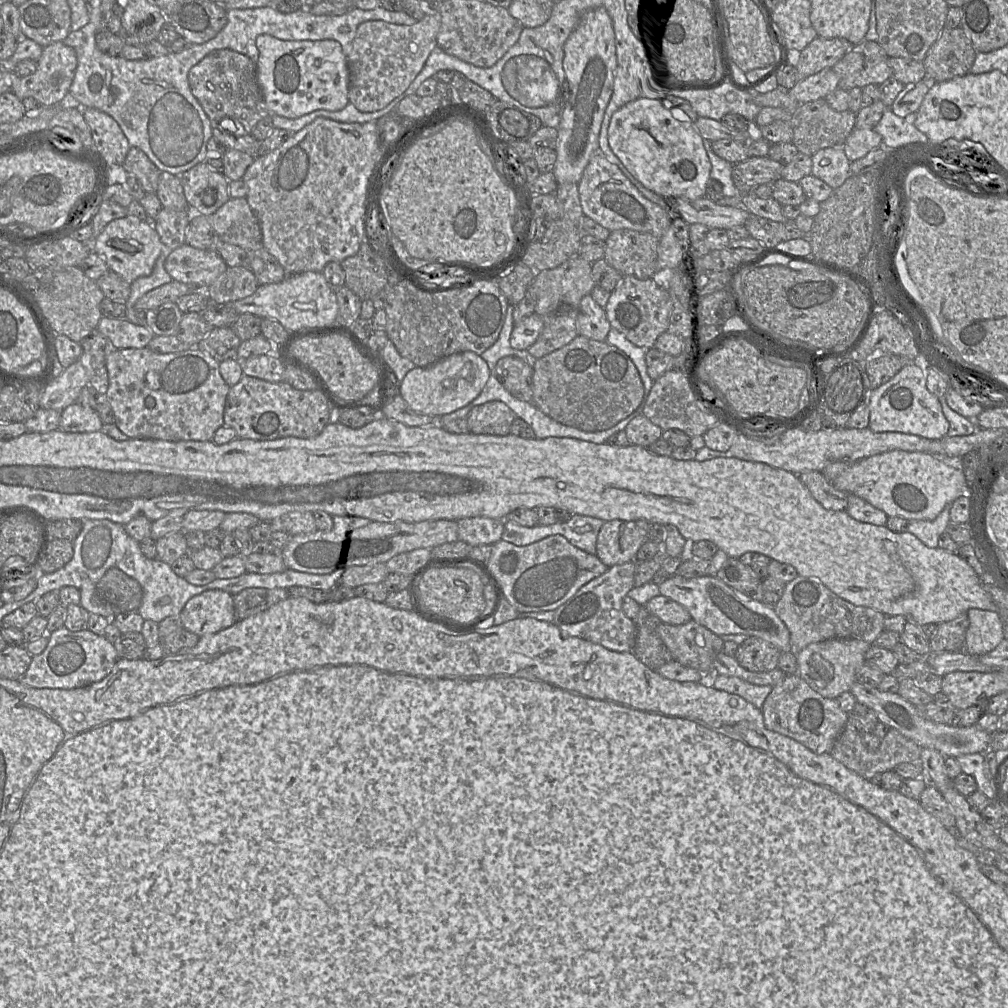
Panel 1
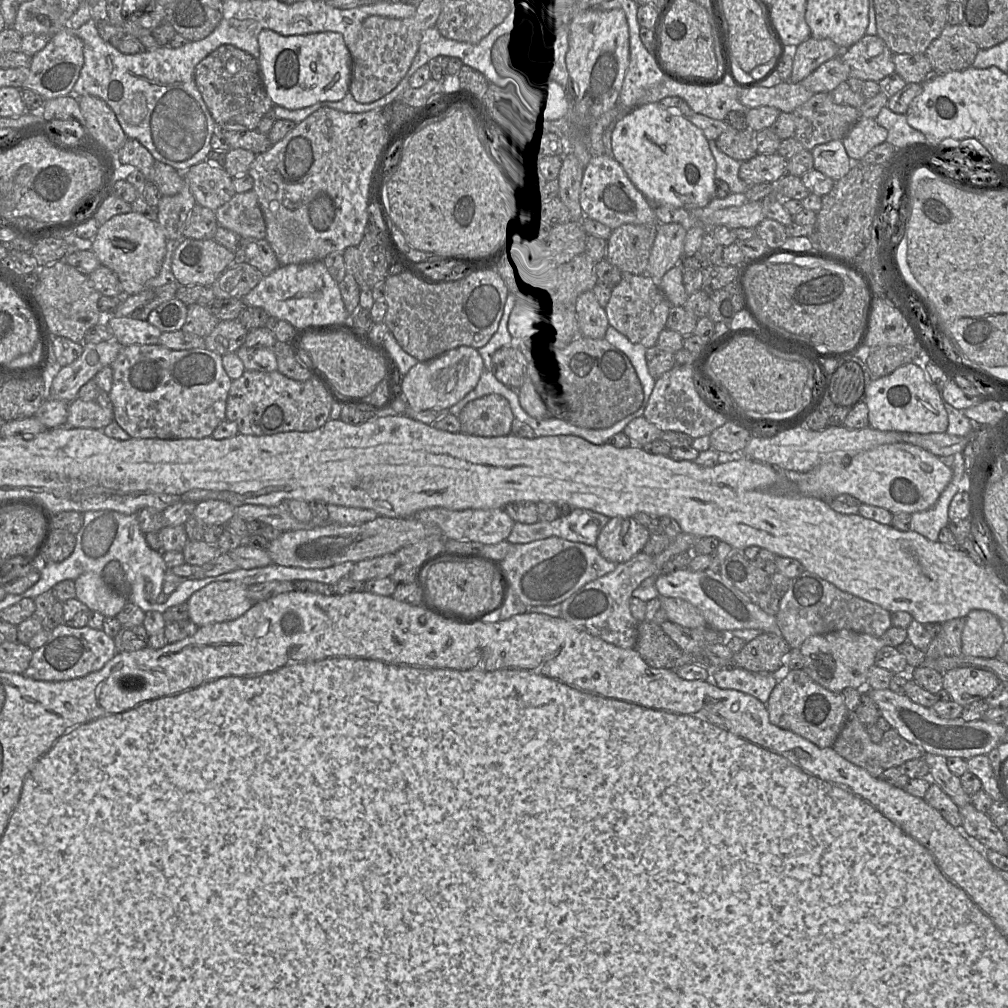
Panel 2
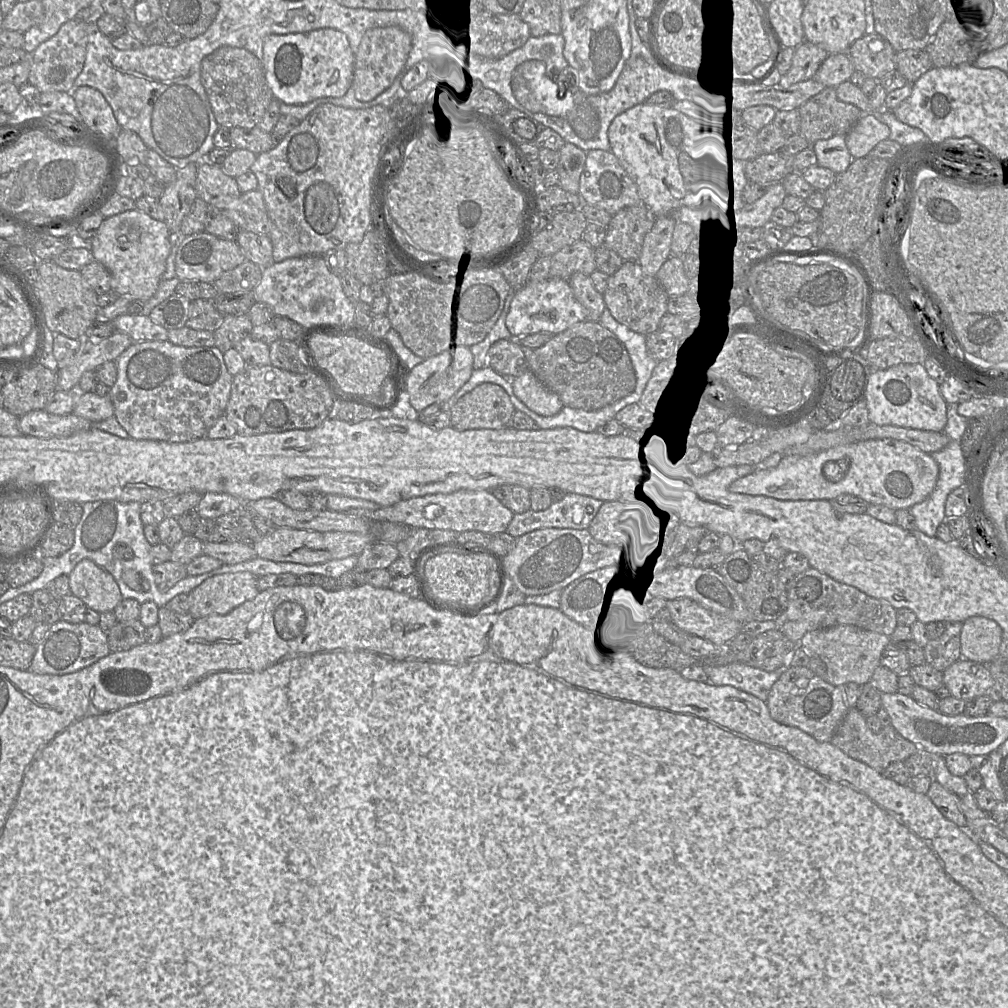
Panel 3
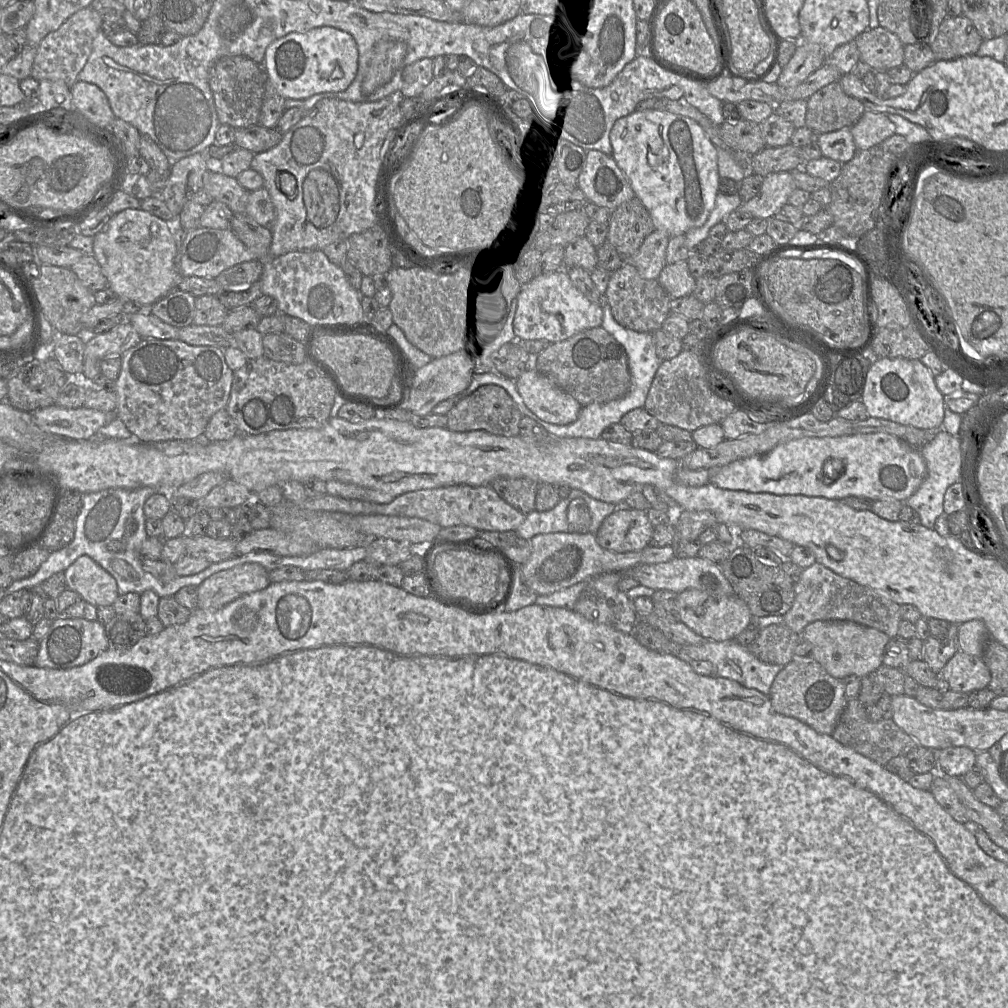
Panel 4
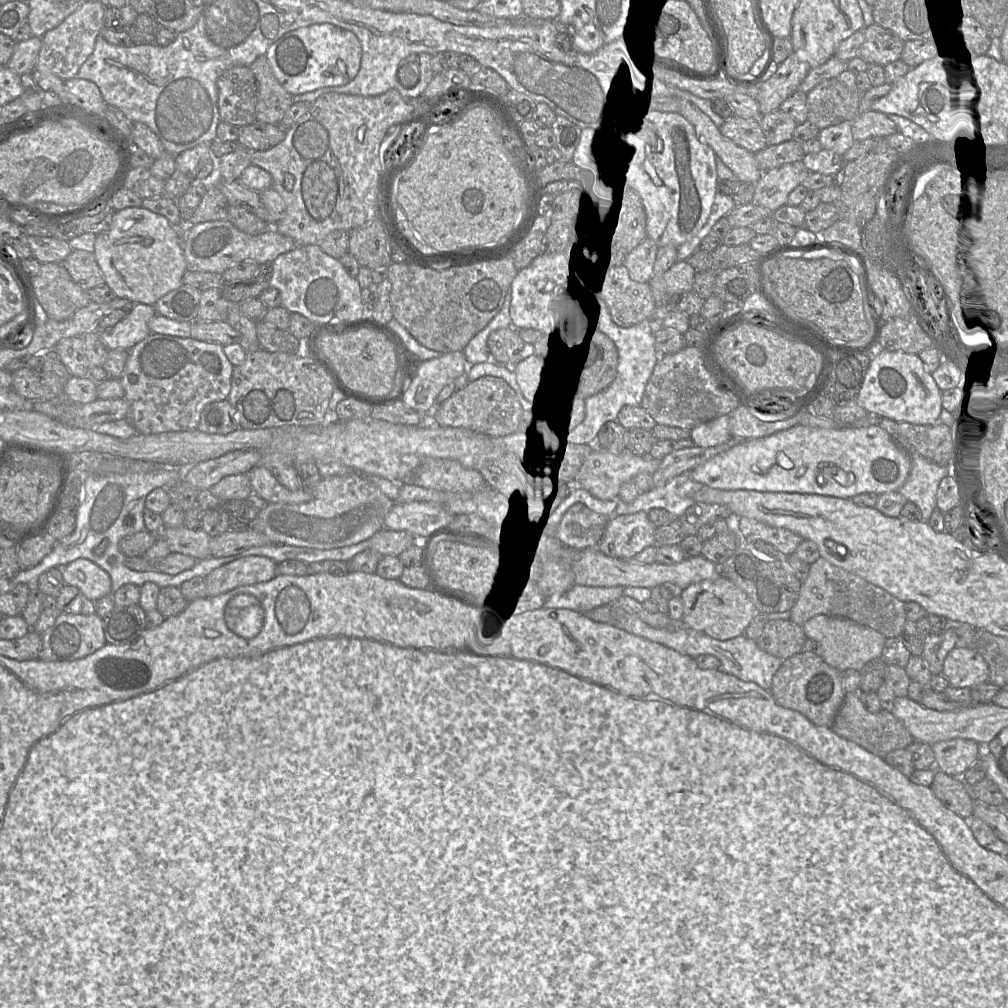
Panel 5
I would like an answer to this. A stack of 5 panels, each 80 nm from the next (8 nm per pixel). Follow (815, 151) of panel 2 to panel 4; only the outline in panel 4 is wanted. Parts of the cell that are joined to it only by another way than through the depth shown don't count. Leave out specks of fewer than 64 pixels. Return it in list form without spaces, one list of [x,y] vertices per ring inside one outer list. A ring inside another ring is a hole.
[[[851,128],[817,135],[817,142],[823,157],[841,164],[850,161],[857,152]]]

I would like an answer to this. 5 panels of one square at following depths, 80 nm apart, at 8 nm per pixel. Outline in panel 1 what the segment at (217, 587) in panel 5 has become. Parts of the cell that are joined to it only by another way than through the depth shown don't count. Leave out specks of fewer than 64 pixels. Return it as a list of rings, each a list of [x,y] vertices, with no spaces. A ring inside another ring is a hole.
[[[219,589],[204,591],[187,601],[180,618],[182,627],[200,638],[217,633],[236,622],[233,596]]]

